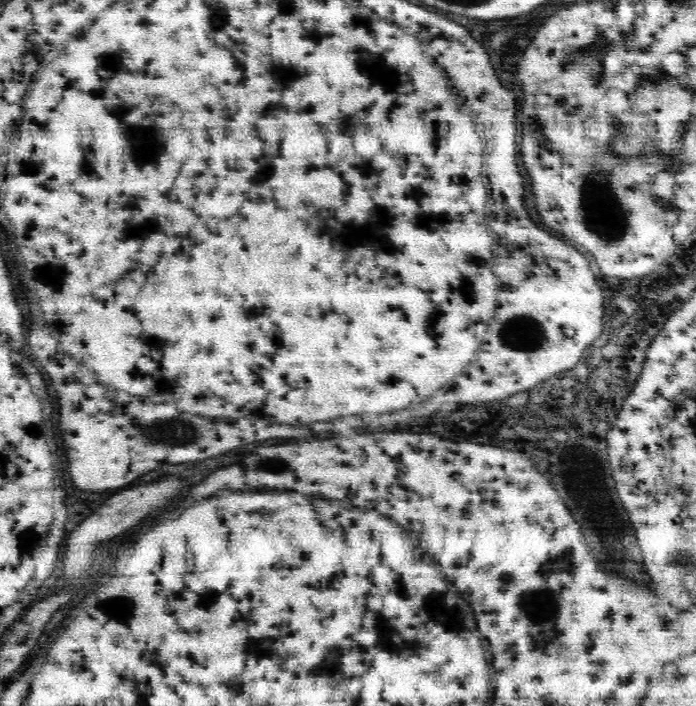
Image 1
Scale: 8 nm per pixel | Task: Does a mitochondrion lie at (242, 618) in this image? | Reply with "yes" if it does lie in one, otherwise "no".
no

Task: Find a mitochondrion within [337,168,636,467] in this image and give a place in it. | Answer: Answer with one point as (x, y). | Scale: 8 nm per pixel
(611, 221)

